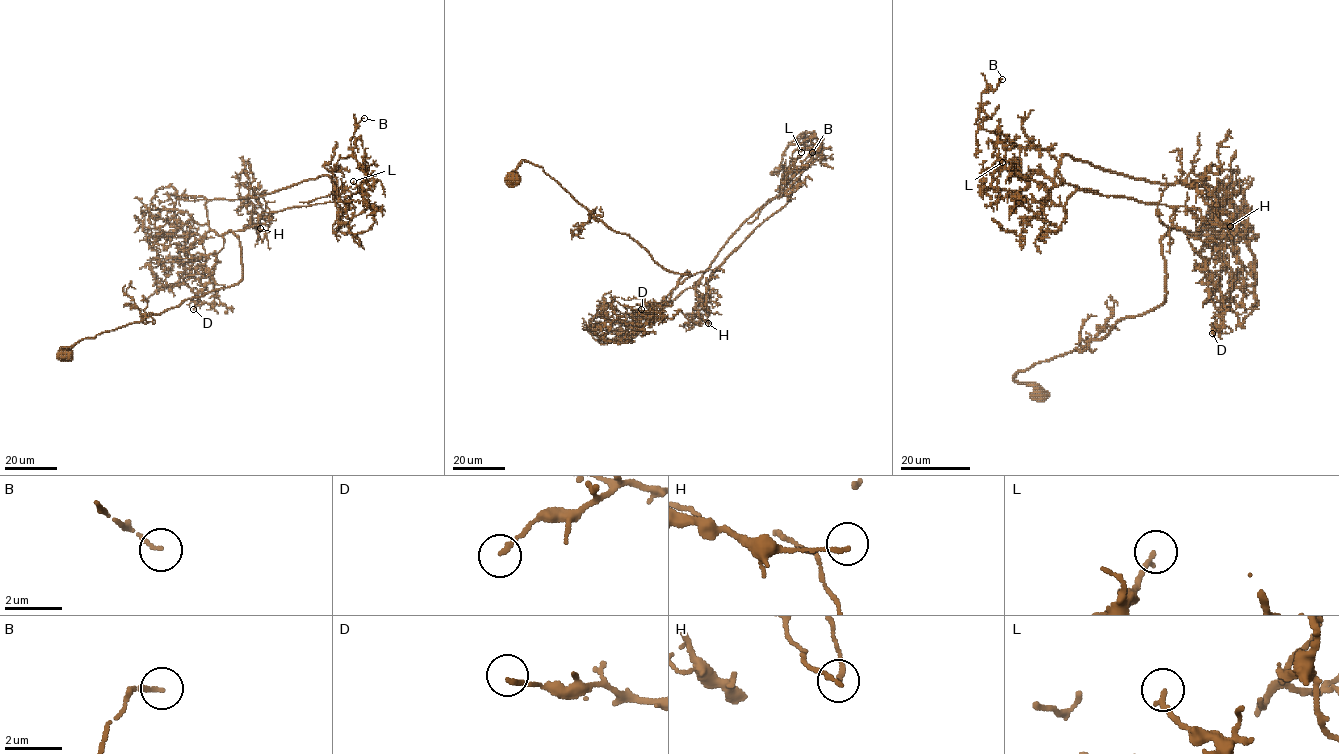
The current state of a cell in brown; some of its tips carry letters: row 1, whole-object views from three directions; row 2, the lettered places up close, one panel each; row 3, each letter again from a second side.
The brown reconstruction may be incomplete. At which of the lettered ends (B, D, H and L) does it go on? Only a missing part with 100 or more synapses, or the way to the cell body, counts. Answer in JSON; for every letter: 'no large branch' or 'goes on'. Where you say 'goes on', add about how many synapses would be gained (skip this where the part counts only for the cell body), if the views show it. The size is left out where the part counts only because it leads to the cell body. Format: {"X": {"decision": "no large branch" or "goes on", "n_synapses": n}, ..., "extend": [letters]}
{"B": {"decision": "no large branch"}, "D": {"decision": "no large branch"}, "H": {"decision": "no large branch"}, "L": {"decision": "no large branch"}, "extend": []}

